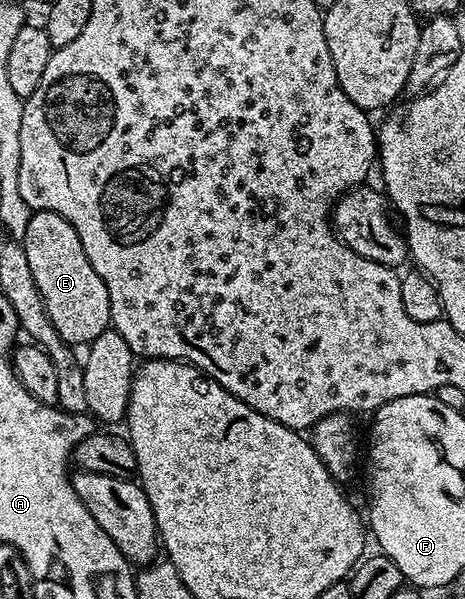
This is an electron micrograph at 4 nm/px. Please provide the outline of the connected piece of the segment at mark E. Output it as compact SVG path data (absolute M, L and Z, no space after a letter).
M33 211L28 217L22 243L26 250L26 262L30 262L30 271L34 273L34 282L38 282L38 294L42 294L46 314L50 314L50 322L54 322L58 334L71 346L91 344L94 338L98 338L98 334L105 332L111 325L110 298L102 278L98 278L94 266L90 266L90 258L86 258L86 250L82 250L82 242L78 242L74 226L53 212Z

